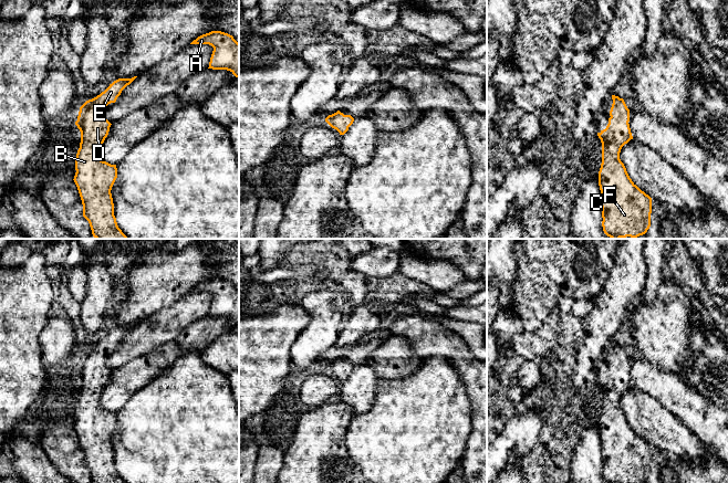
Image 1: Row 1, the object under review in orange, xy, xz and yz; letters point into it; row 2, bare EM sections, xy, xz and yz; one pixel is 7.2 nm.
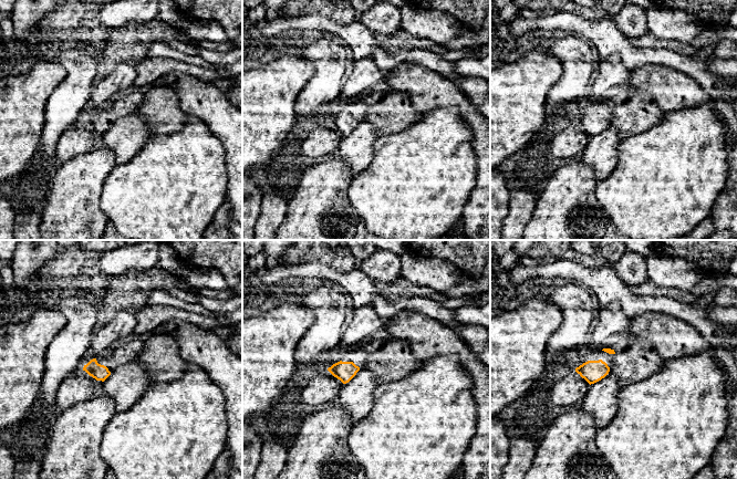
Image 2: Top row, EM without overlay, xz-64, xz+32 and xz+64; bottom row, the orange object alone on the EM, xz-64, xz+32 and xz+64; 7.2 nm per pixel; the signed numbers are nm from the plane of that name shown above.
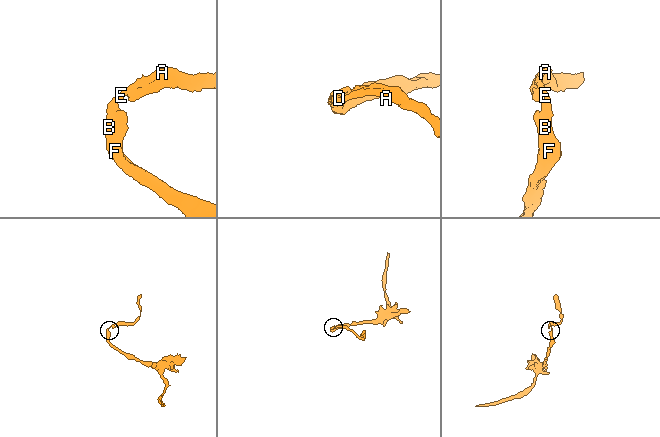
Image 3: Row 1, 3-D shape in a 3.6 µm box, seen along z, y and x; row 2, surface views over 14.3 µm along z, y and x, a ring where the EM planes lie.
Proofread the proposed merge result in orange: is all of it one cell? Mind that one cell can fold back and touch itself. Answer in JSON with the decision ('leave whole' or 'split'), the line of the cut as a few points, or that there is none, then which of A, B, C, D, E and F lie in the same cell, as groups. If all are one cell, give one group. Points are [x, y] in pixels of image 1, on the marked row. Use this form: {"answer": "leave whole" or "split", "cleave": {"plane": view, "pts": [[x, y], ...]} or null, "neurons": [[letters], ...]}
{"answer": "leave whole", "cleave": null, "neurons": [["A", "B", "C", "D", "E", "F"]]}

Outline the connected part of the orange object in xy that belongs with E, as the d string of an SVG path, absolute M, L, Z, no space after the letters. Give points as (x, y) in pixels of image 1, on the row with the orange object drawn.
M137 76L132 78L118 78L96 97L86 101L81 107L75 125L81 132L81 143L75 157L74 182L77 187L82 204L83 217L89 221L92 234L95 239L128 239L118 228L114 216L112 187L117 178L116 165L111 165L100 159L98 155L105 138L108 135L111 123L105 118L105 107L115 103L122 91Z

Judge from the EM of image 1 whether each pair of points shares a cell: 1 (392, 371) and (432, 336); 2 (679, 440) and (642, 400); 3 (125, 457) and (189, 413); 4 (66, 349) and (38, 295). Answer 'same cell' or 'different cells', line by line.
1: different cells
2: same cell
3: same cell
4: different cells

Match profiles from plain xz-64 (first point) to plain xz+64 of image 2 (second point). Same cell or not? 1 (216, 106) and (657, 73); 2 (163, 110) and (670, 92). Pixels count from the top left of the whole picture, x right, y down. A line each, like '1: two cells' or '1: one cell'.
1: one cell
2: two cells

